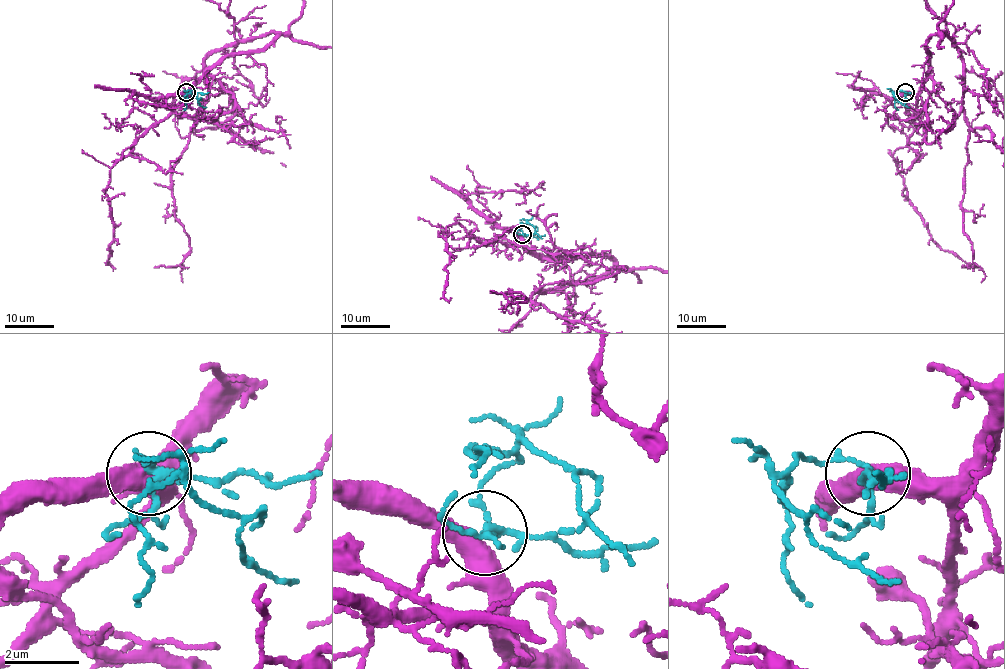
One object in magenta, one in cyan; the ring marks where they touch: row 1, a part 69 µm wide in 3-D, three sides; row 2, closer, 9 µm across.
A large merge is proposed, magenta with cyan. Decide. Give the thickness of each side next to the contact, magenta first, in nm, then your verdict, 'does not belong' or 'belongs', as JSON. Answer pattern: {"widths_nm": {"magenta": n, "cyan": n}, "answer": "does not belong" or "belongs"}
{"widths_nm": {"magenta": 500, "cyan": 140}, "answer": "belongs"}

